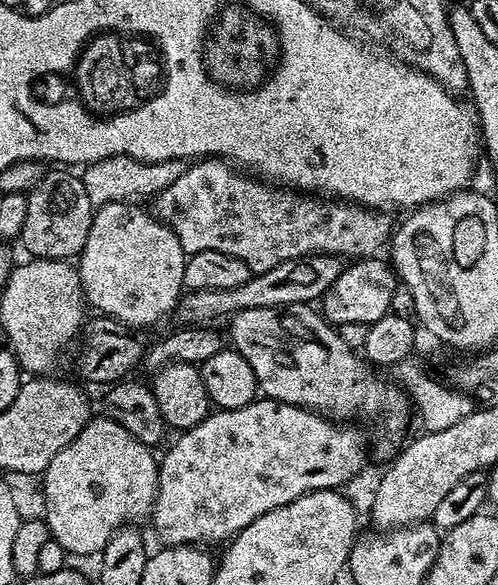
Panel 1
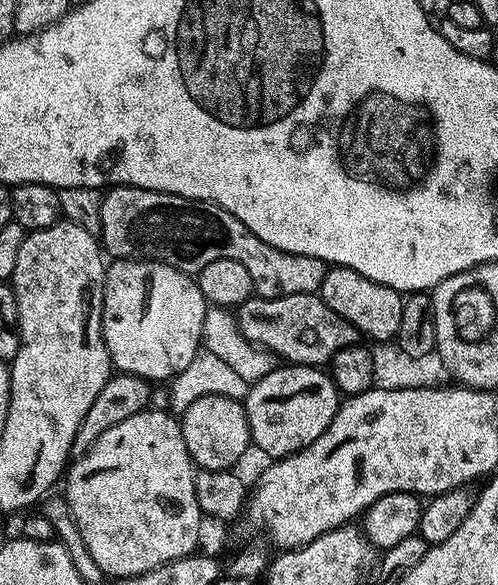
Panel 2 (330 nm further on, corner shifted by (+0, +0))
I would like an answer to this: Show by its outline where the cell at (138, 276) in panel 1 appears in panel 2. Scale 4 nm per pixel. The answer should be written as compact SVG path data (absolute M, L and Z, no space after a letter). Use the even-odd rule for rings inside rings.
M116 258L104 269L104 305L102 306L102 334L108 347L108 353L112 359L113 369L129 376L141 376L149 382L156 380L171 381L180 371L189 366L191 360L201 351L201 336L203 334L203 318L206 309L206 301L202 290L197 286L195 279L189 273L169 264L163 264L155 258Z

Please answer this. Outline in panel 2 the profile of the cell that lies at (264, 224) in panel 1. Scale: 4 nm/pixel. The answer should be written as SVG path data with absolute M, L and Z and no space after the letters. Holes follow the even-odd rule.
M112 186L102 196L102 248L112 258L148 258L161 260L180 268L189 274L198 274L202 266L210 266L218 258L234 258L234 262L242 262L252 279L252 291L261 300L278 298L290 294L319 293L322 278L326 278L329 265L318 258L310 258L306 254L290 254L262 242L247 228L230 210L212 204L208 200L191 200L169 192L151 192L149 188L125 188Z

